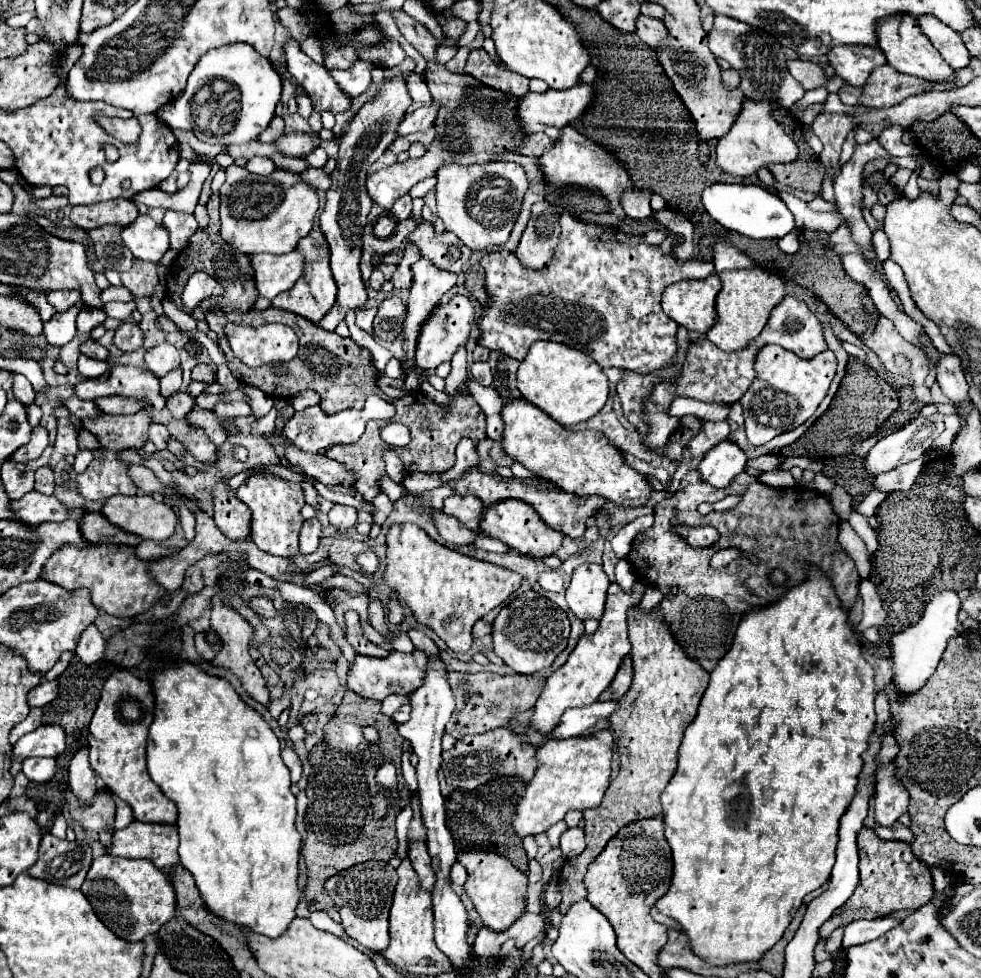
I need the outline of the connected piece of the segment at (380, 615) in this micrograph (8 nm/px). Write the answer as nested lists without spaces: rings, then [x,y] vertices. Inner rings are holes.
[[[372,600],[370,604],[370,624],[374,626],[374,630],[382,636],[390,636],[390,630],[388,630],[388,624],[386,624],[386,616],[384,616],[384,608],[378,600]]]

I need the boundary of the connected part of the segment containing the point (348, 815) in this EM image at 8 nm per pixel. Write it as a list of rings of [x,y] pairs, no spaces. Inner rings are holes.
[[[346,692],[336,716],[326,724],[324,728],[324,742],[316,744],[310,750],[310,780],[306,786],[306,794],[308,794],[308,808],[306,808],[306,816],[304,816],[304,824],[306,824],[306,840],[302,844],[302,854],[306,860],[306,902],[308,908],[314,910],[322,910],[328,912],[332,916],[332,920],[340,922],[340,914],[336,912],[336,906],[332,904],[330,896],[324,890],[324,880],[334,876],[336,872],[350,868],[352,864],[360,864],[366,860],[384,860],[388,862],[398,848],[398,840],[396,840],[396,812],[390,810],[390,814],[386,816],[386,820],[372,820],[372,808],[370,808],[370,800],[376,792],[376,770],[386,764],[400,764],[400,756],[402,756],[402,742],[404,738],[398,734],[396,730],[396,722],[390,716],[384,716],[380,712],[380,702],[376,700],[368,700],[358,696],[356,692]],[[366,724],[374,724],[378,726],[380,732],[380,742],[378,744],[370,744],[366,742],[362,730]]]

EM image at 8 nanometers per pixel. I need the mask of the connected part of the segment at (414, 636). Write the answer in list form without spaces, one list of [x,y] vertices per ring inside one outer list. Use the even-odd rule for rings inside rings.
[[[412,628],[412,630],[408,630],[408,636],[410,636],[410,640],[412,640],[412,644],[416,646],[416,648],[420,648],[422,652],[428,652],[428,654],[438,654],[440,650],[438,650],[438,646],[422,632],[422,630],[418,630],[418,628]]]

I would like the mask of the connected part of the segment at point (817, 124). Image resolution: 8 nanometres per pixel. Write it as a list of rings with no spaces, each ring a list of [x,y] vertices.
[[[820,114],[814,120],[812,132],[824,144],[824,152],[820,154],[820,162],[824,162],[826,172],[830,176],[834,176],[834,170],[840,168],[840,164],[838,164],[840,148],[842,148],[846,136],[850,134],[850,130],[854,130],[856,126],[858,126],[858,122],[848,114]]]

